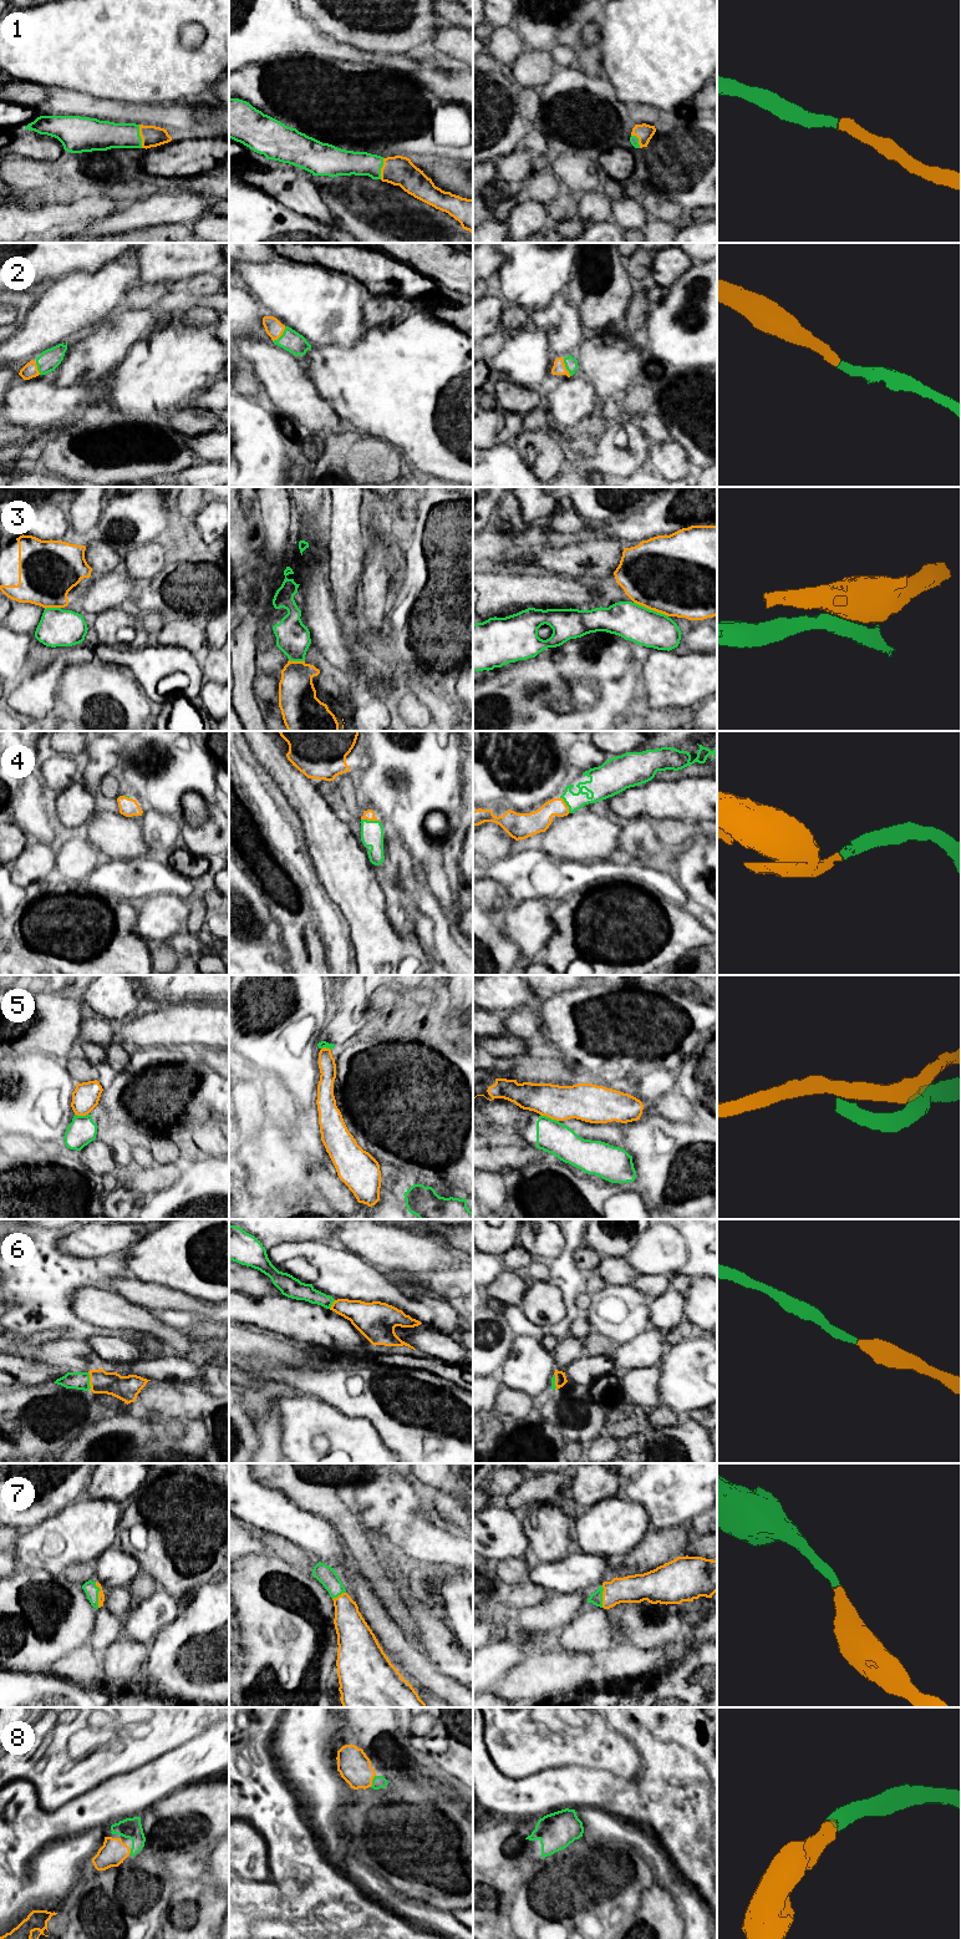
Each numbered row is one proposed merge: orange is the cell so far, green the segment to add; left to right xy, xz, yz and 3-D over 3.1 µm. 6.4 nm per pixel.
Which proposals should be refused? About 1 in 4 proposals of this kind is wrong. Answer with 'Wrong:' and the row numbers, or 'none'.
Wrong: 3, 5

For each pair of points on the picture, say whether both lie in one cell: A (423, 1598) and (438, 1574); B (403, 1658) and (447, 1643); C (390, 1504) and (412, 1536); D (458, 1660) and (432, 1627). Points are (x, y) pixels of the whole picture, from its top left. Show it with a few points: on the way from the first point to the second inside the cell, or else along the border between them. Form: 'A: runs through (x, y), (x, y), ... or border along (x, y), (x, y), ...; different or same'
A: border along (425, 1578), (428, 1587), (438, 1595), (443, 1615); different
B: border along (427, 1658), (441, 1673), (450, 1676); different
C: runs through (396, 1512), (411, 1528); same
D: runs through (450, 1651), (433, 1635); same

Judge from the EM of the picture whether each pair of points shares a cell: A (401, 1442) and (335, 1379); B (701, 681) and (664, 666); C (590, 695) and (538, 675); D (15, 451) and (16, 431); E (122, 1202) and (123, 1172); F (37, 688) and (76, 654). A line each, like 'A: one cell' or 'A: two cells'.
A: one cell
B: one cell
C: two cells
D: one cell
E: one cell
F: one cell

